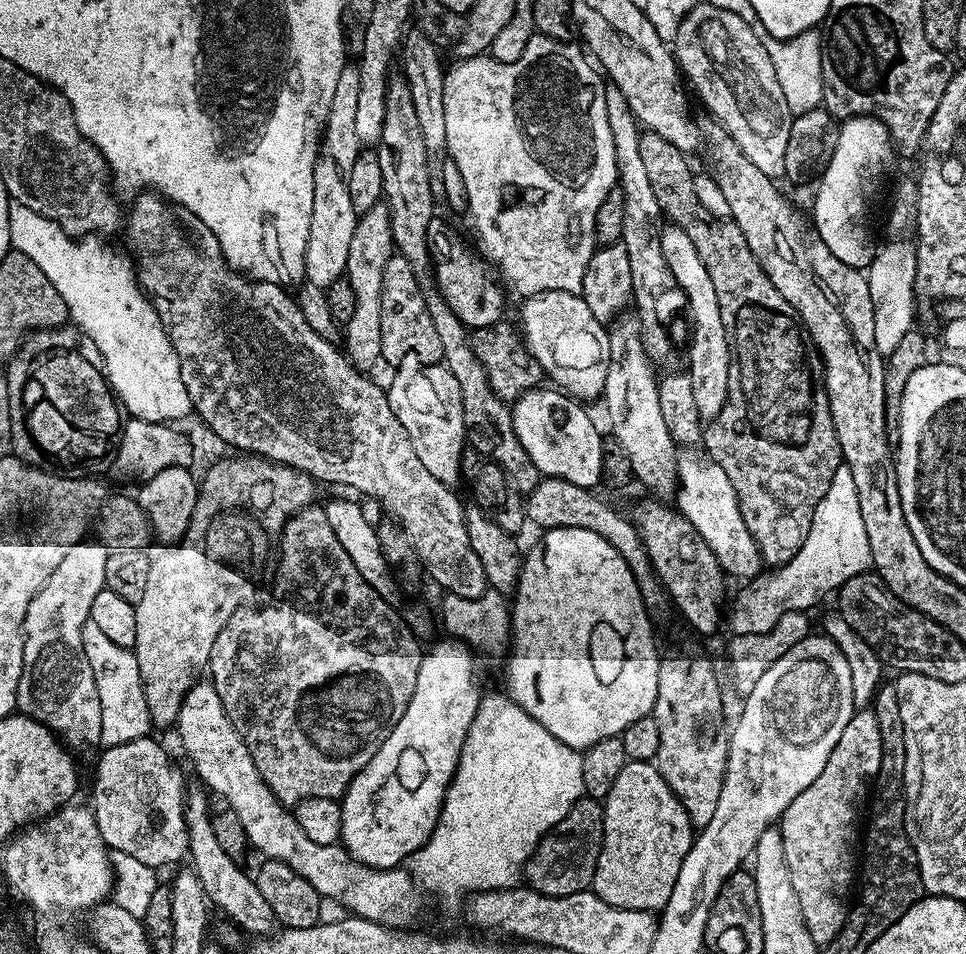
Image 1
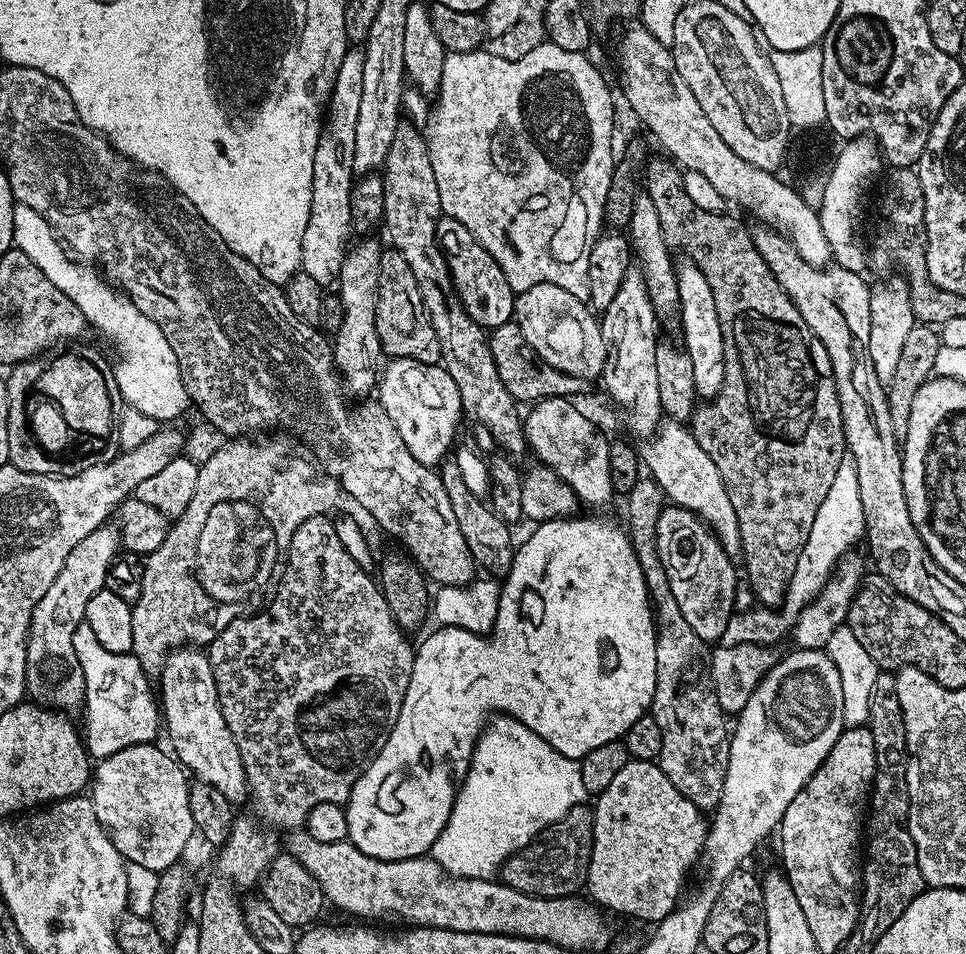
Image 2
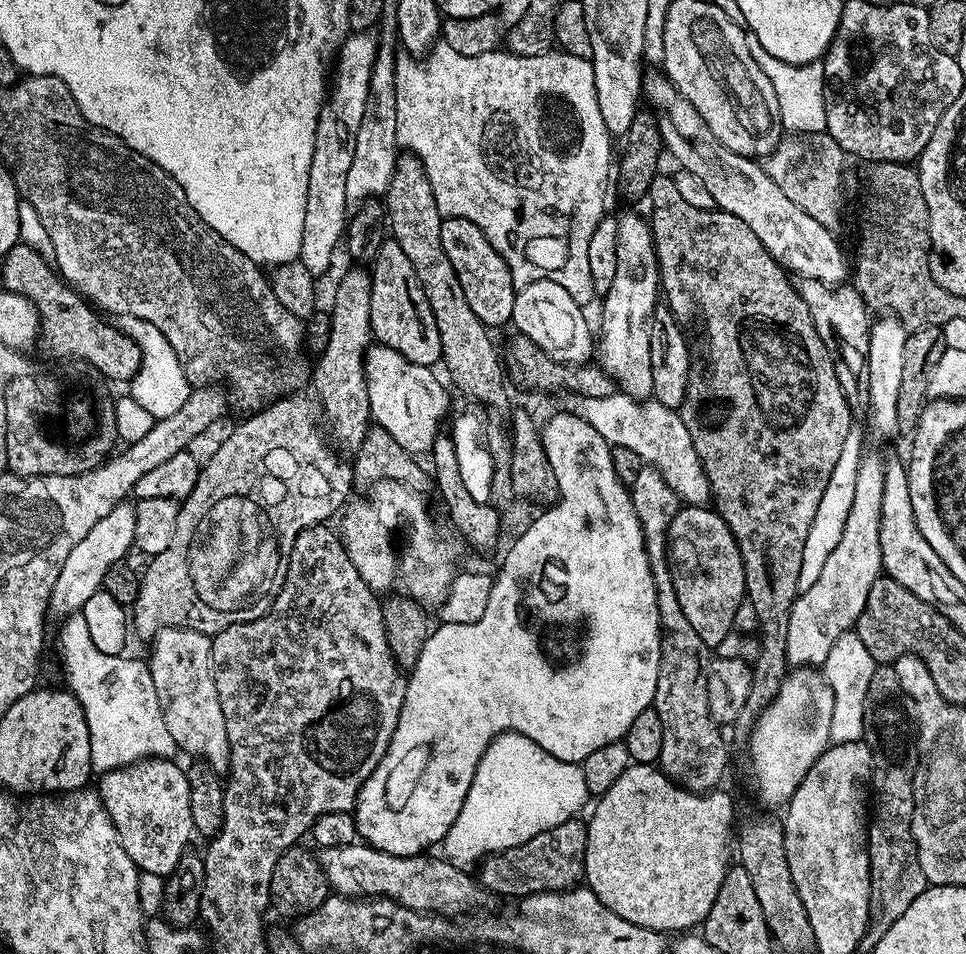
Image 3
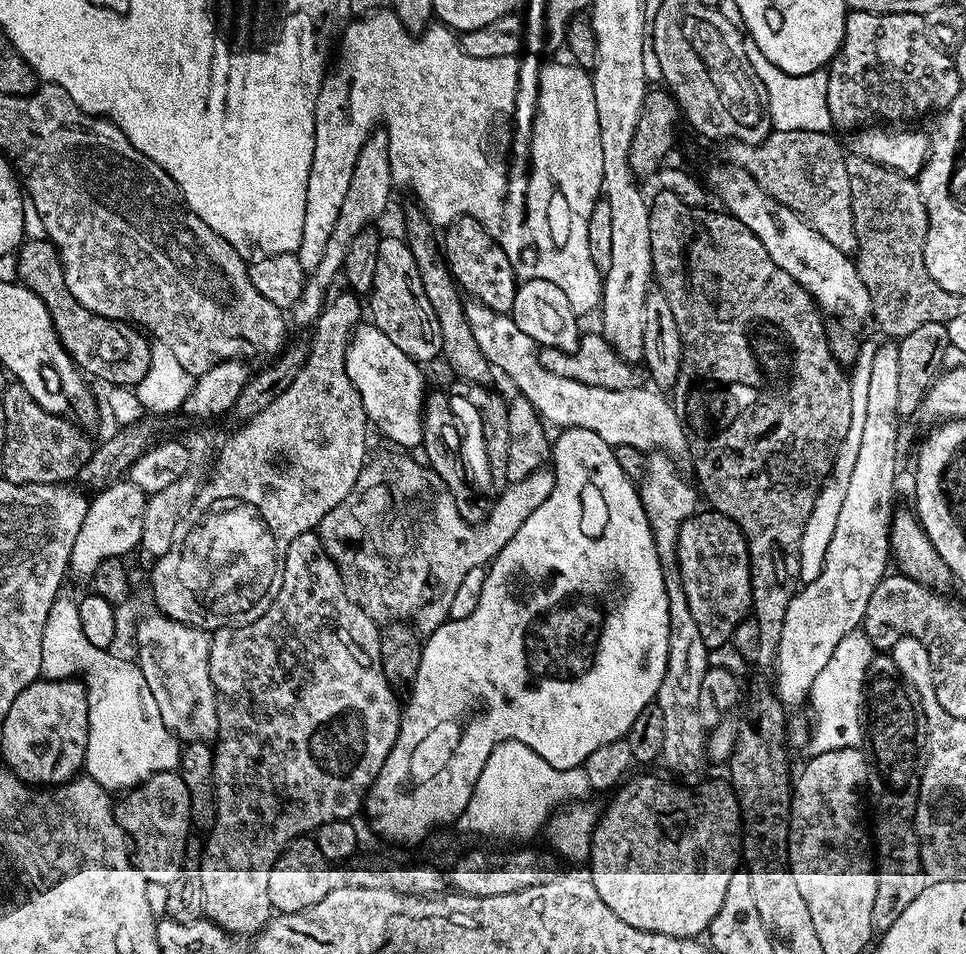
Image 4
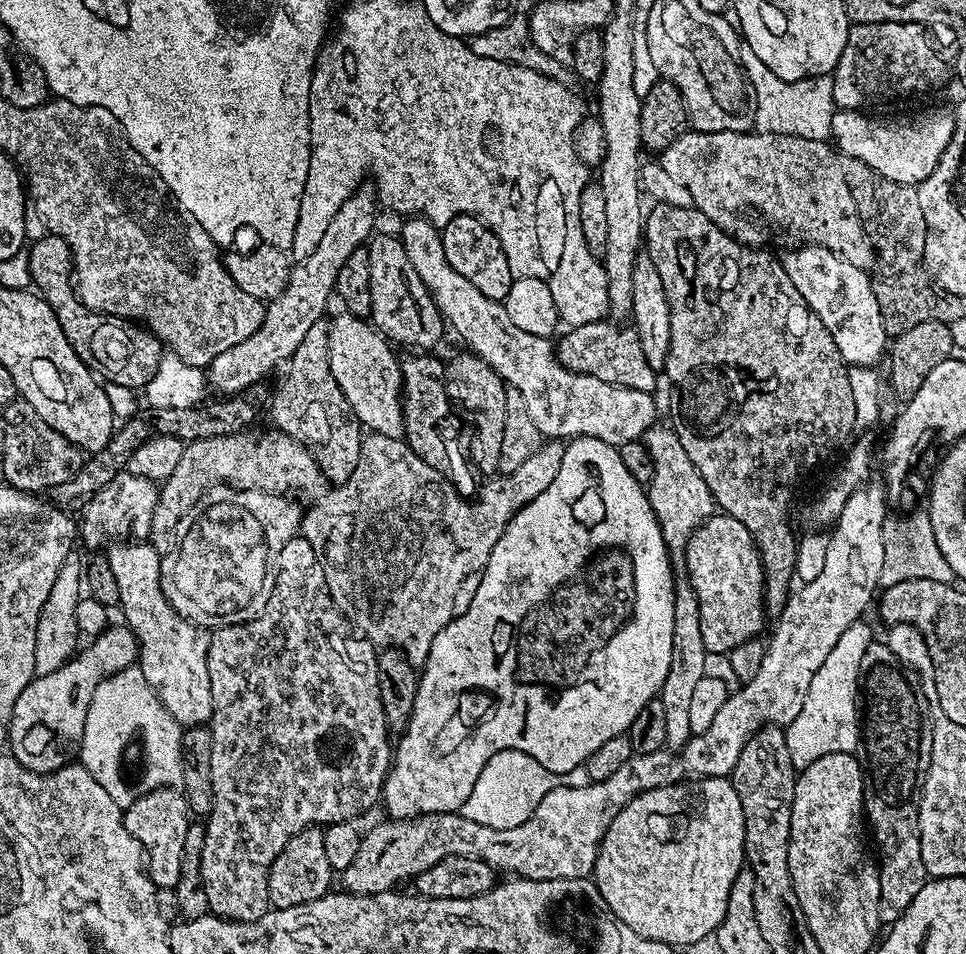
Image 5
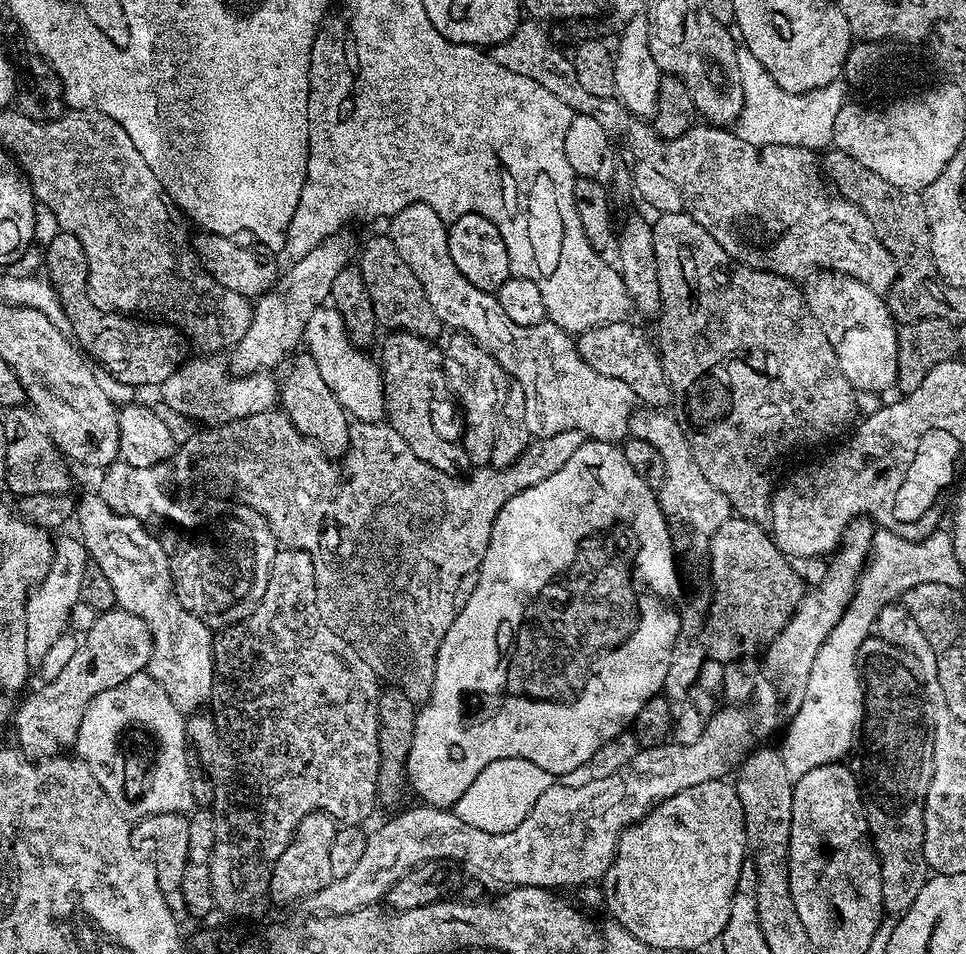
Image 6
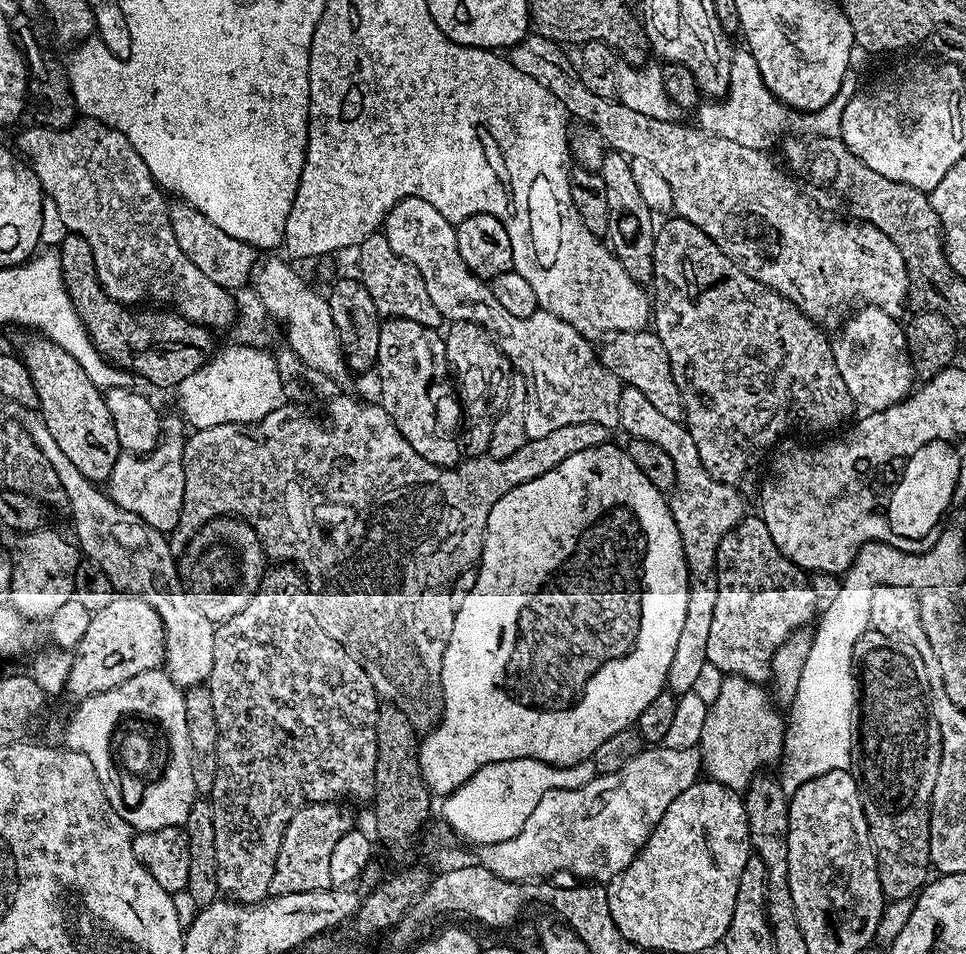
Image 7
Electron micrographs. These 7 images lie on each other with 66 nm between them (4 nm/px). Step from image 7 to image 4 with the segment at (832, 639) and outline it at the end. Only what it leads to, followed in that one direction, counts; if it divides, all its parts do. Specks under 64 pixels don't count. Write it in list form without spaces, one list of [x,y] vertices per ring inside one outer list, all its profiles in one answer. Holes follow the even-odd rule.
[[[862,630],[851,632],[846,634],[846,638],[842,638],[842,642],[838,642],[838,646],[834,646],[830,662],[826,662],[825,668],[818,673],[818,678],[814,678],[810,693],[812,737],[808,740],[812,756],[826,750],[860,748],[865,743],[862,705],[873,655],[874,649],[868,635]]]

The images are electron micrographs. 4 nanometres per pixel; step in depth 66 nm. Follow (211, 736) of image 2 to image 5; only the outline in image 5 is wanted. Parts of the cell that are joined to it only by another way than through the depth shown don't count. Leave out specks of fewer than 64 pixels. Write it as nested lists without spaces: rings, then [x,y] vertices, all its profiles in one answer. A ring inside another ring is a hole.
[[[116,542],[112,549],[106,552],[110,562],[110,570],[114,570],[114,576],[118,578],[118,592],[120,594],[119,611],[124,611],[123,623],[132,629],[136,635],[136,641],[140,643],[140,655],[138,666],[150,682],[154,694],[166,706],[166,710],[184,728],[204,726],[212,719],[212,691],[210,690],[210,674],[208,673],[208,637],[209,629],[202,628],[198,624],[191,624],[182,614],[170,606],[166,594],[162,594],[162,582],[160,581],[161,553],[152,547],[151,543],[124,544],[128,542]]]

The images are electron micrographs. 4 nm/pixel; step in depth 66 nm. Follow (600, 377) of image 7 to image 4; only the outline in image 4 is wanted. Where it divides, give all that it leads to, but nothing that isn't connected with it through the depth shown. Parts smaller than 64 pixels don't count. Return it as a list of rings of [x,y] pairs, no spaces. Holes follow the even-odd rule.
[[[469,299],[464,305],[466,322],[470,322],[470,330],[474,334],[474,342],[478,342],[478,350],[486,354],[489,364],[493,369],[505,372],[512,379],[515,391],[521,396],[530,398],[534,410],[538,410],[541,420],[545,425],[556,430],[565,428],[581,428],[582,430],[594,430],[598,438],[602,438],[607,444],[613,446],[634,446],[643,450],[659,450],[668,453],[673,458],[683,457],[688,450],[688,439],[682,430],[682,422],[676,413],[676,407],[671,399],[663,391],[655,387],[637,386],[626,390],[602,390],[600,386],[586,386],[586,382],[574,382],[572,378],[562,378],[562,374],[548,372],[546,366],[542,366],[538,346],[530,338],[530,334],[522,334],[518,326],[512,321],[511,315],[495,312],[486,306],[482,306],[480,300]]]

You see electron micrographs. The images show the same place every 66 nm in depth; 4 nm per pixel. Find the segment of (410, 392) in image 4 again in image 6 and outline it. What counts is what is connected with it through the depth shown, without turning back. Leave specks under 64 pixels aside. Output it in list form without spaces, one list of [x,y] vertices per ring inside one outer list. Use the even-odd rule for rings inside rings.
[[[321,306],[314,310],[310,322],[306,322],[303,343],[306,345],[306,348],[308,344],[307,351],[314,358],[318,370],[322,370],[322,378],[326,382],[326,386],[330,386],[334,398],[338,398],[338,402],[344,407],[344,411],[348,413],[349,417],[355,418],[360,422],[380,422],[385,419],[386,407],[382,369],[373,357],[371,360],[370,357],[364,356],[368,355],[365,349],[358,348],[353,344],[350,337],[348,337],[346,326],[342,322],[342,314],[338,314],[336,308]]]

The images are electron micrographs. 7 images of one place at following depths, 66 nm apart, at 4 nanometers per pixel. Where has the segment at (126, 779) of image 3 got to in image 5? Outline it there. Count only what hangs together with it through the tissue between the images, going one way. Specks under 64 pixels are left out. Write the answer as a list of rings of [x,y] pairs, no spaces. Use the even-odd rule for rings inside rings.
[[[179,787],[155,788],[123,809],[126,830],[139,842],[146,857],[148,877],[157,888],[175,888],[182,870],[182,854],[186,846],[186,830],[190,823],[188,799]]]

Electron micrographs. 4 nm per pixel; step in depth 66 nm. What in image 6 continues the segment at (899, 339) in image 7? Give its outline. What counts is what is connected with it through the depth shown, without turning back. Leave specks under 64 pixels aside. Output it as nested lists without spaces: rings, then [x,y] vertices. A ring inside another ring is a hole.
[[[824,270],[806,287],[808,309],[818,318],[834,354],[838,354],[838,366],[853,388],[864,392],[884,392],[896,384],[898,370],[897,321],[892,319],[888,301],[881,293],[866,286],[852,276]]]

